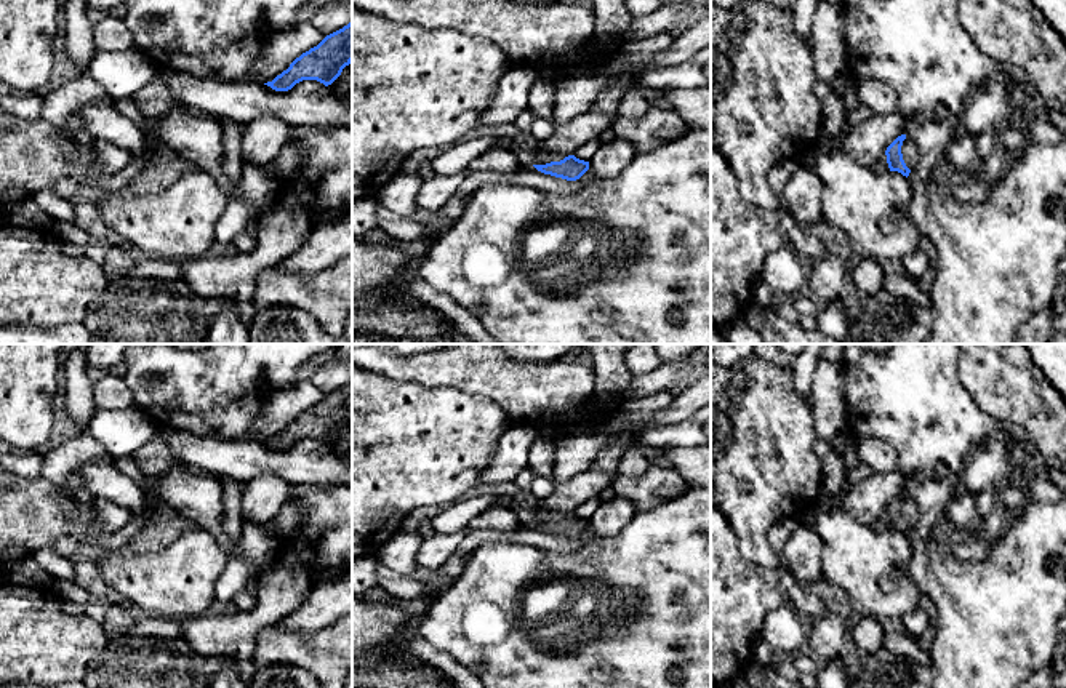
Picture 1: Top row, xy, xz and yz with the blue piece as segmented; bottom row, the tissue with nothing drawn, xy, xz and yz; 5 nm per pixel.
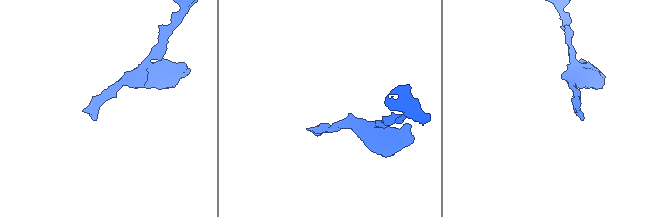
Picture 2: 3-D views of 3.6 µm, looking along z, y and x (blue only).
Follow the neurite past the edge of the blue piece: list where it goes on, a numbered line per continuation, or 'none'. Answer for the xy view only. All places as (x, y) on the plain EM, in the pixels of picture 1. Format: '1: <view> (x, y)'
none

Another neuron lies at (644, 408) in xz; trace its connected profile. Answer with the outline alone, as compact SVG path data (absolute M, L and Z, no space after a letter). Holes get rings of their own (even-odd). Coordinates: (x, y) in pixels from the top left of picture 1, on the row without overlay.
M658 392L642 398L624 400L619 405L619 416L631 422L651 421L658 411L671 406L675 397L675 392Z

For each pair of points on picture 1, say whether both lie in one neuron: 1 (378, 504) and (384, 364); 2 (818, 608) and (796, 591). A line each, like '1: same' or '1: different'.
1: different
2: same

